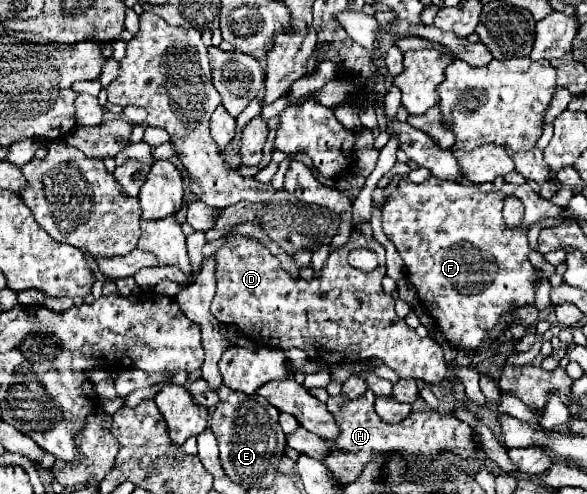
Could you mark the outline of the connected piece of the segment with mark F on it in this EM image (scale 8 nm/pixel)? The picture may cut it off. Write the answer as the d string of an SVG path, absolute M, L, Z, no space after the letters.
M433 176L425 180L425 184L401 182L383 206L383 232L401 254L409 284L415 286L421 304L433 316L435 324L441 328L447 342L457 350L477 350L485 336L495 328L503 312L511 308L511 304L523 306L535 300L535 286L531 282L531 278L535 276L535 266L531 266L531 262L527 260L527 236L523 236L523 232L519 230L509 230L501 214L503 200L507 196L515 196L523 202L523 228L543 218L559 218L563 210L555 206L551 200L545 200L537 192L533 192L529 184L507 184L499 192L485 194L473 184L461 186L457 182L439 180Z

